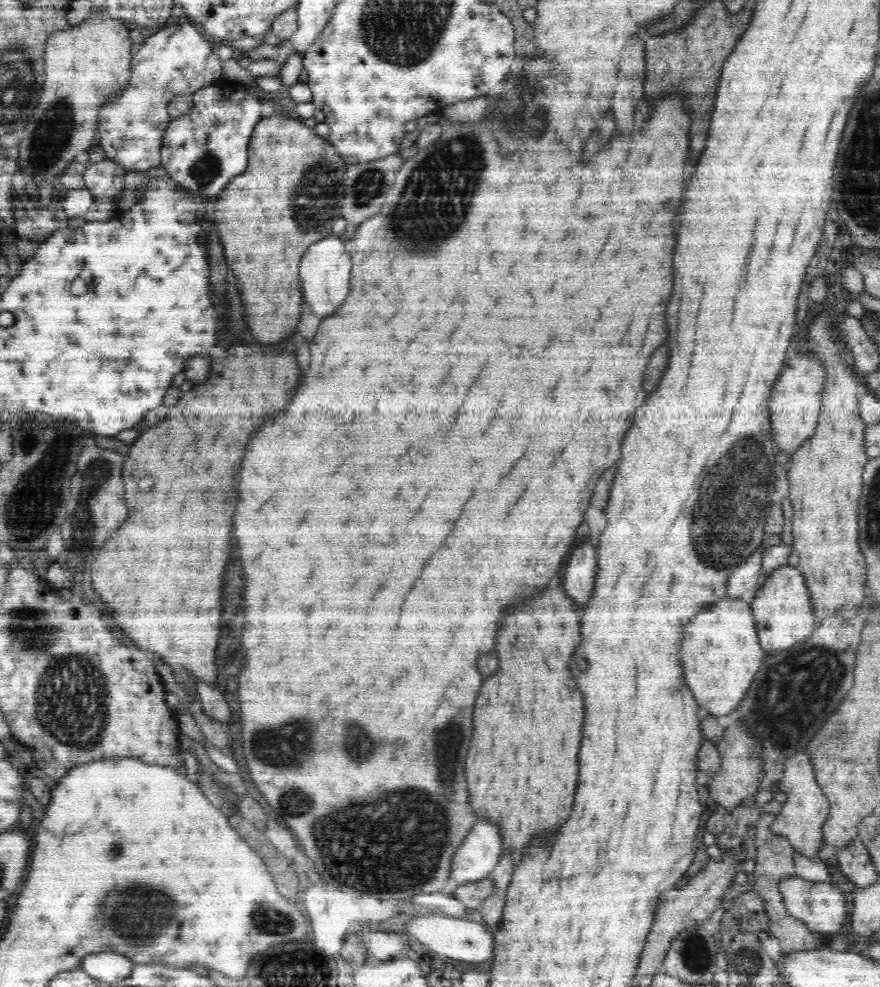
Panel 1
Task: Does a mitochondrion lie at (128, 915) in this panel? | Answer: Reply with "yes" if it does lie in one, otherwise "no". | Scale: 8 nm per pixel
yes

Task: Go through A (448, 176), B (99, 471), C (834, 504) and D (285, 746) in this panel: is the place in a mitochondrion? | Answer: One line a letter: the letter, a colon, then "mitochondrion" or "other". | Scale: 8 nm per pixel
A: mitochondrion
B: mitochondrion
C: other
D: mitochondrion

